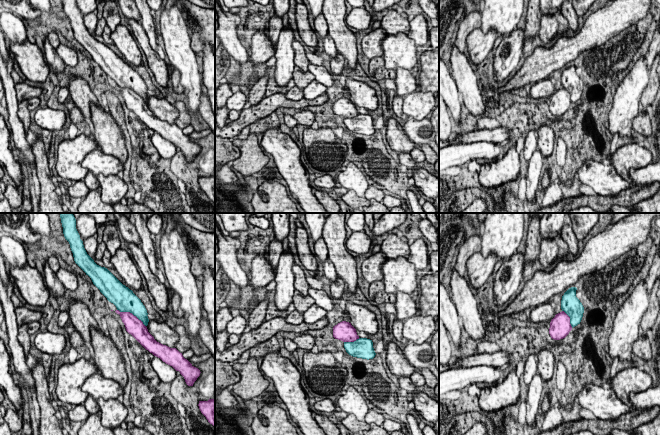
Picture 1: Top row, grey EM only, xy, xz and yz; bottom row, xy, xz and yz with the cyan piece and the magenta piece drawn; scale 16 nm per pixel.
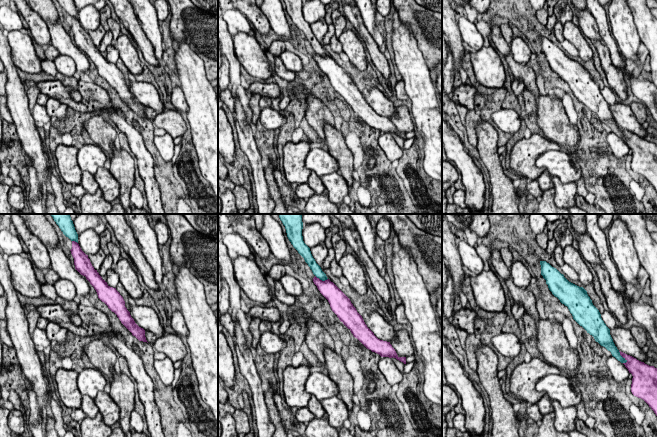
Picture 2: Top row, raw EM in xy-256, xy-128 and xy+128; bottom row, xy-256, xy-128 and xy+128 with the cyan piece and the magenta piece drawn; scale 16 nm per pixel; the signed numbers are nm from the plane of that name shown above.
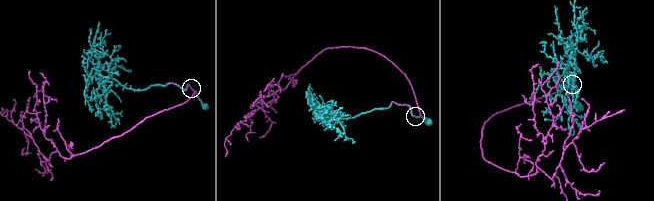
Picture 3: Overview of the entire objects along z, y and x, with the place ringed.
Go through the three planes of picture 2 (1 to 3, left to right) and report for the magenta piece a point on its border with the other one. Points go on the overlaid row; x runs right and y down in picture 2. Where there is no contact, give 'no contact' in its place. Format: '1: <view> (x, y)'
1: xy-256 (75, 241)
2: xy-128 (321, 279)
3: xy+128 (622, 357)

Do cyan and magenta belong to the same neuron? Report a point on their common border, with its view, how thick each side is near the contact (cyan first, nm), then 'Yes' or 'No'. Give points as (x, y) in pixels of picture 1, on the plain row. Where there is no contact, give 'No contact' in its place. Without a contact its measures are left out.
Touches cyan at xy (132, 89). Thickness 360 nm (cyan) against 280 nm. Yes

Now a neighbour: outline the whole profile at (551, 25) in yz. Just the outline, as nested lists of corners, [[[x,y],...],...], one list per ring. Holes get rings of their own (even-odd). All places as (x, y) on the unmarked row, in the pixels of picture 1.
[[[561,10],[554,14],[542,14],[540,20],[539,37],[542,42],[548,44],[556,35],[563,36],[569,29],[567,19],[562,15]]]

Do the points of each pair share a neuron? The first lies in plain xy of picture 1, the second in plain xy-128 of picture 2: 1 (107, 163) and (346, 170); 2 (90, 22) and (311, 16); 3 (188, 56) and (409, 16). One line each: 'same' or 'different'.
1: different
2: different
3: different

